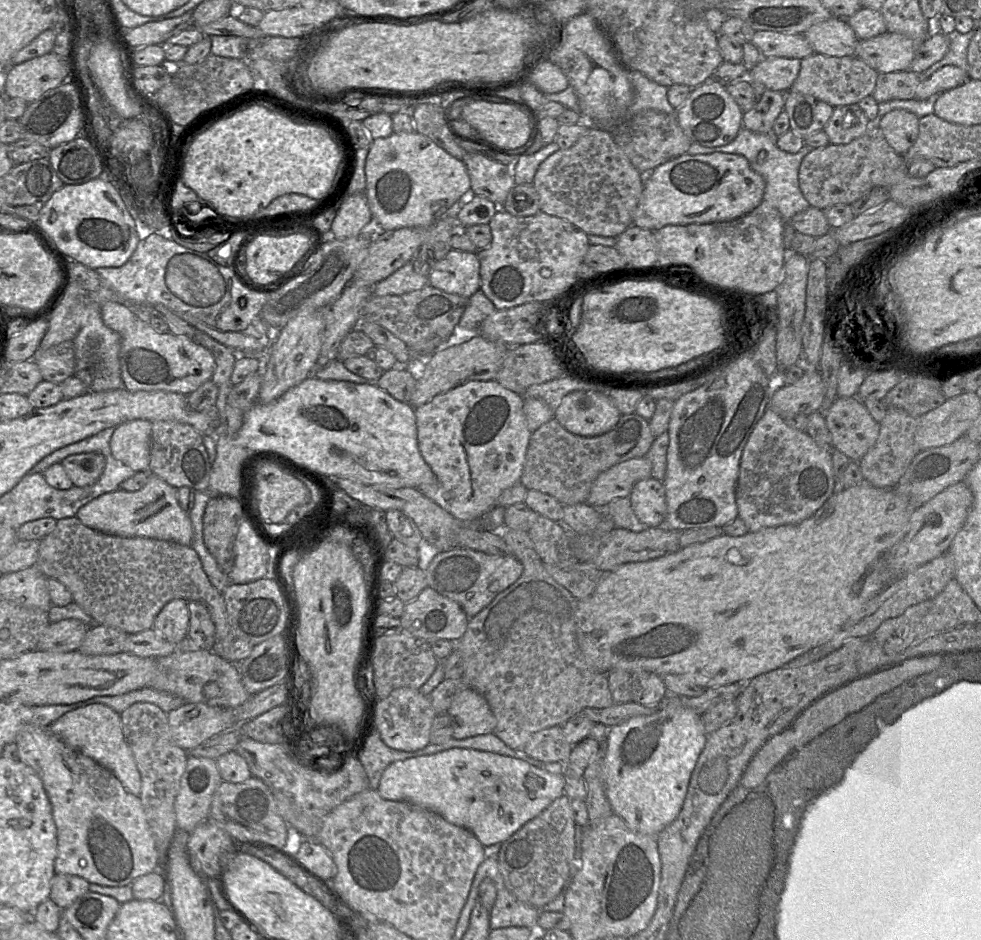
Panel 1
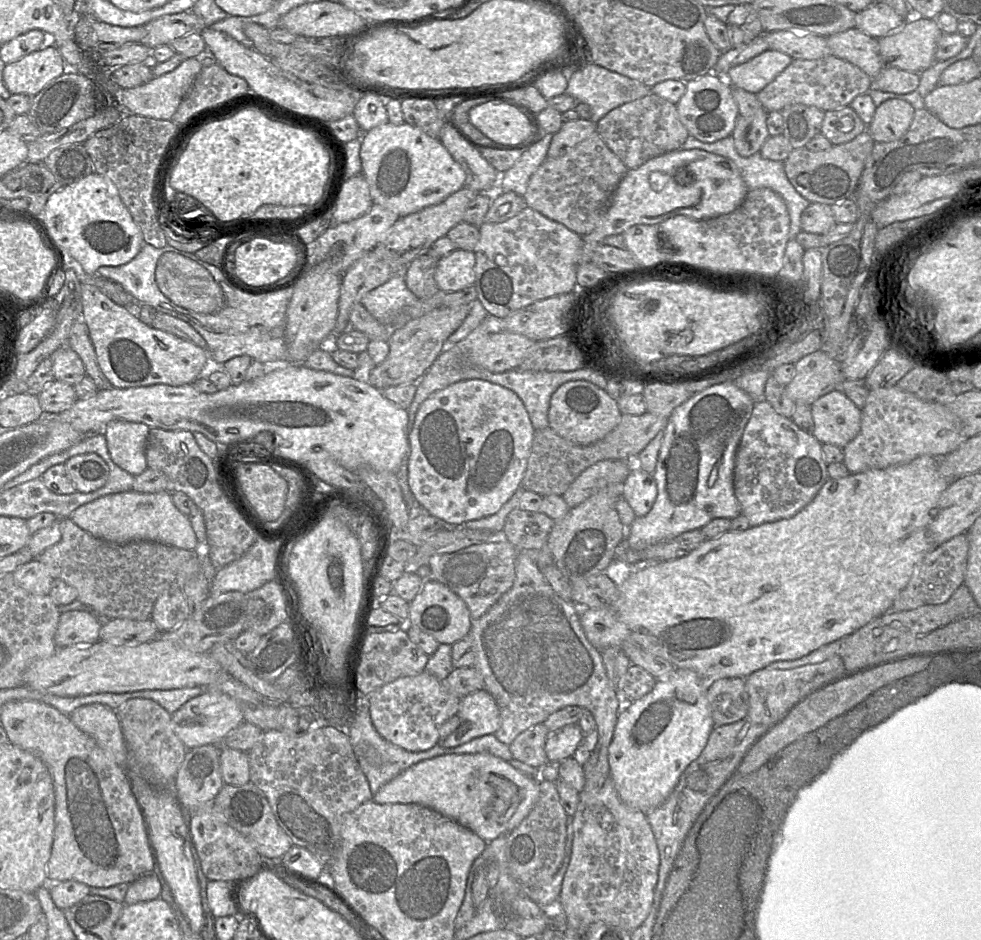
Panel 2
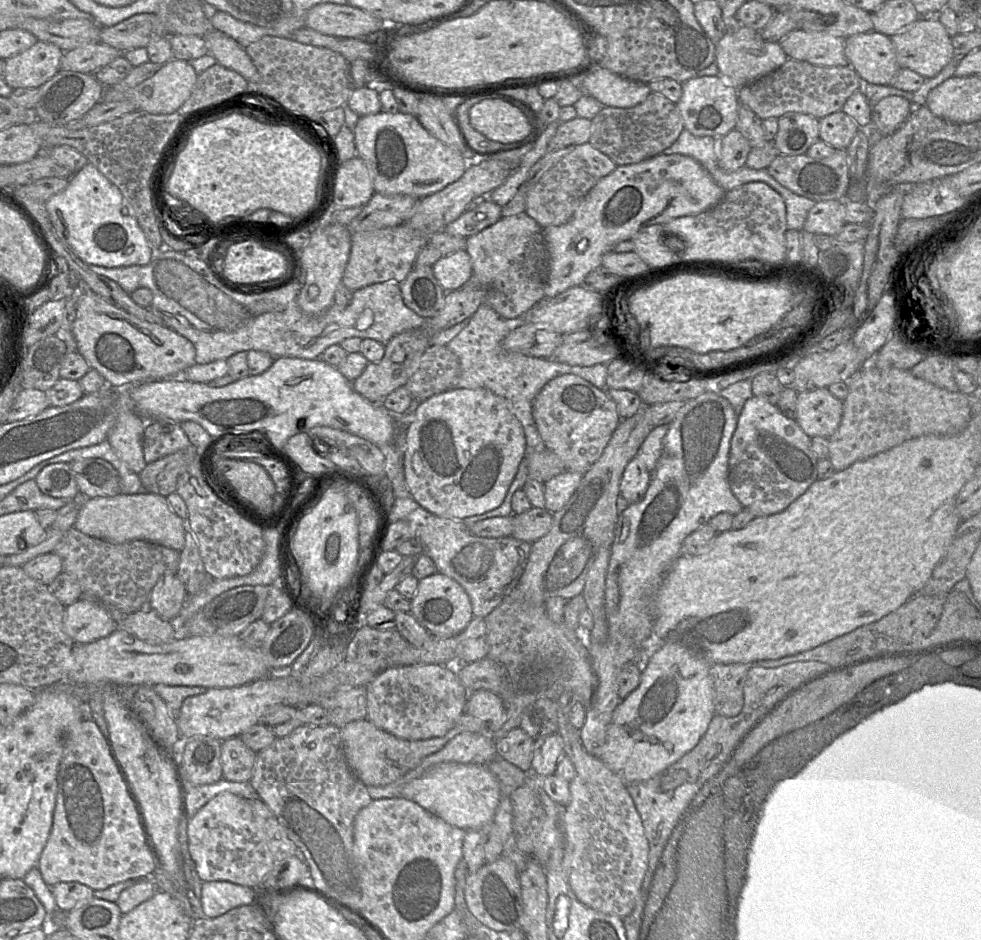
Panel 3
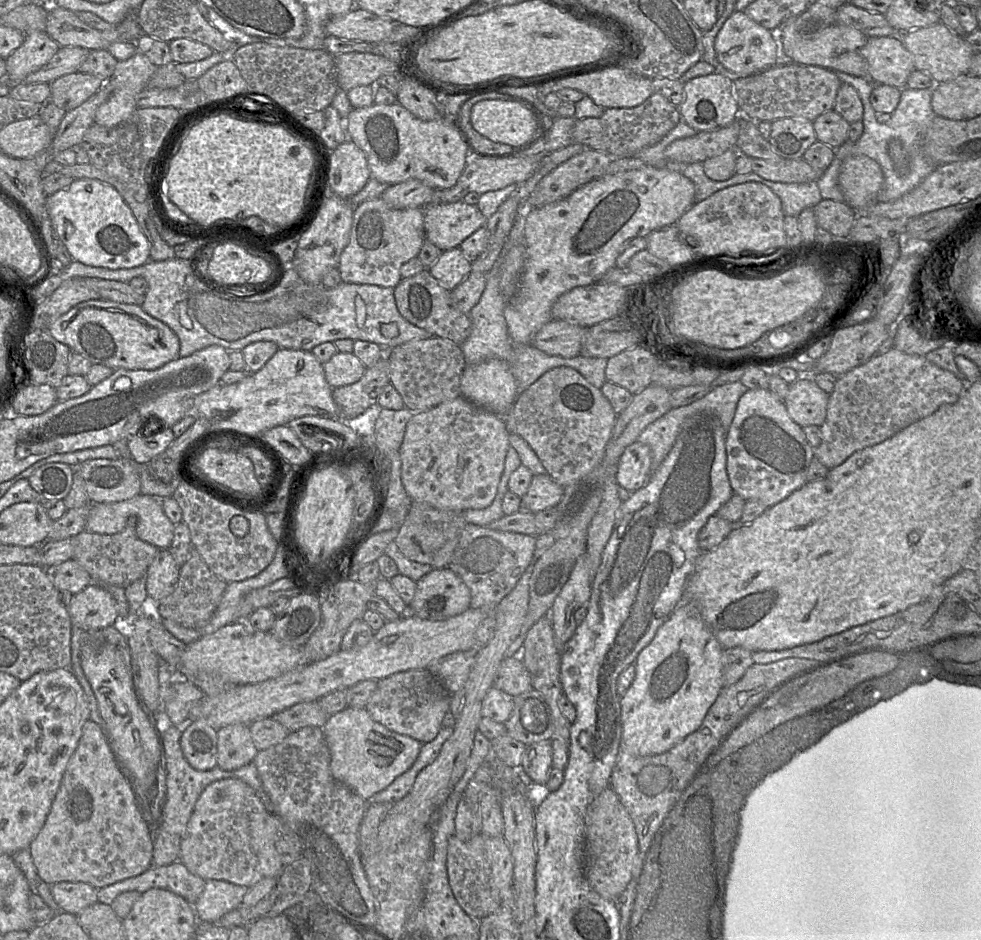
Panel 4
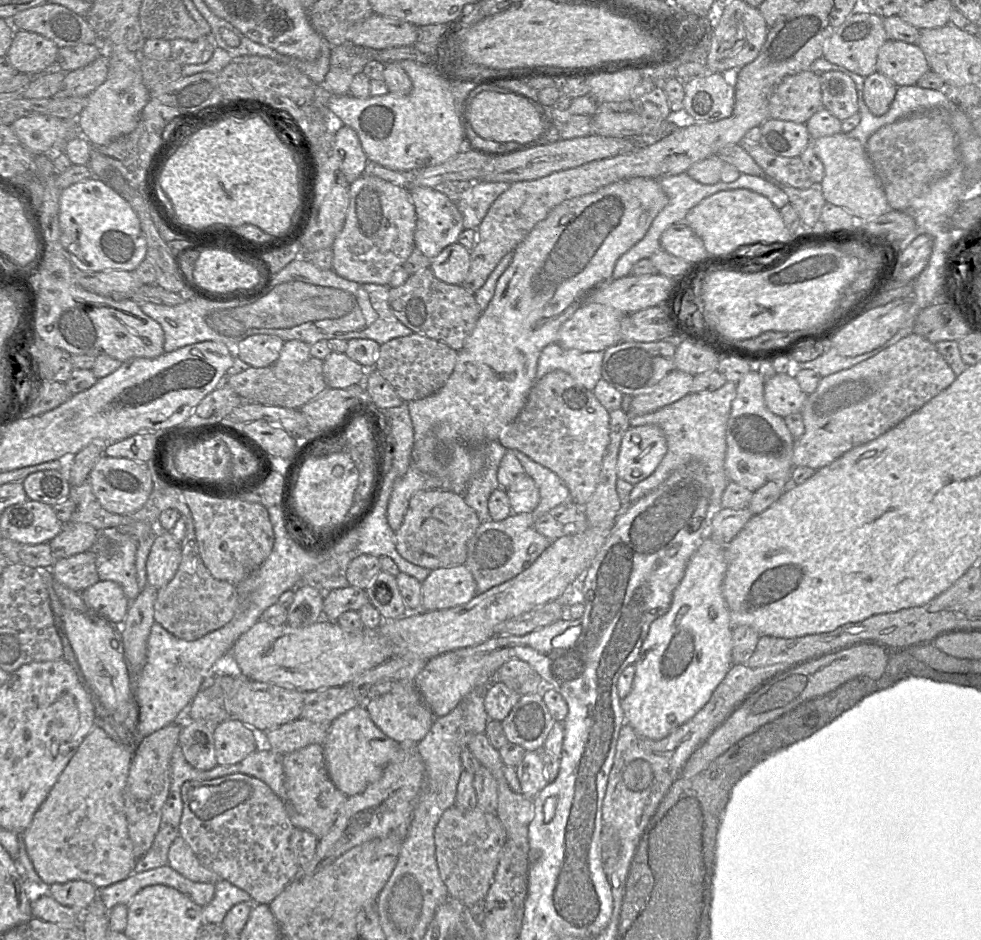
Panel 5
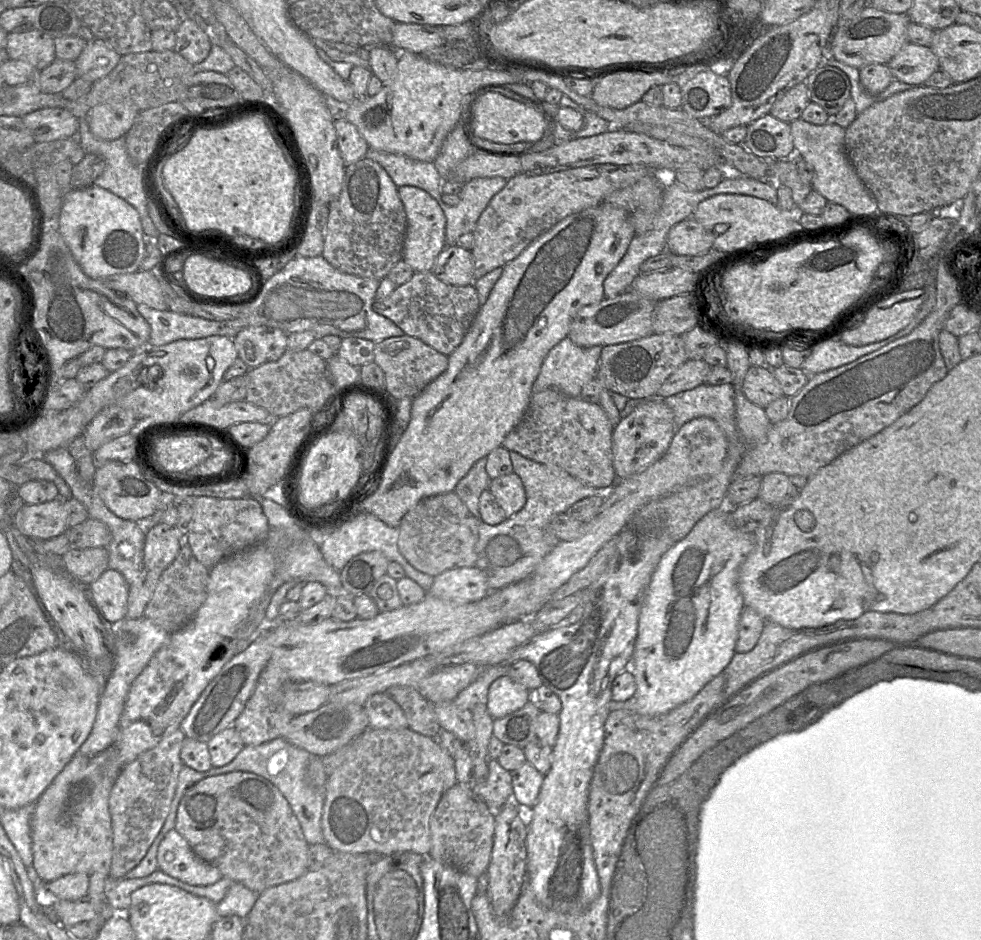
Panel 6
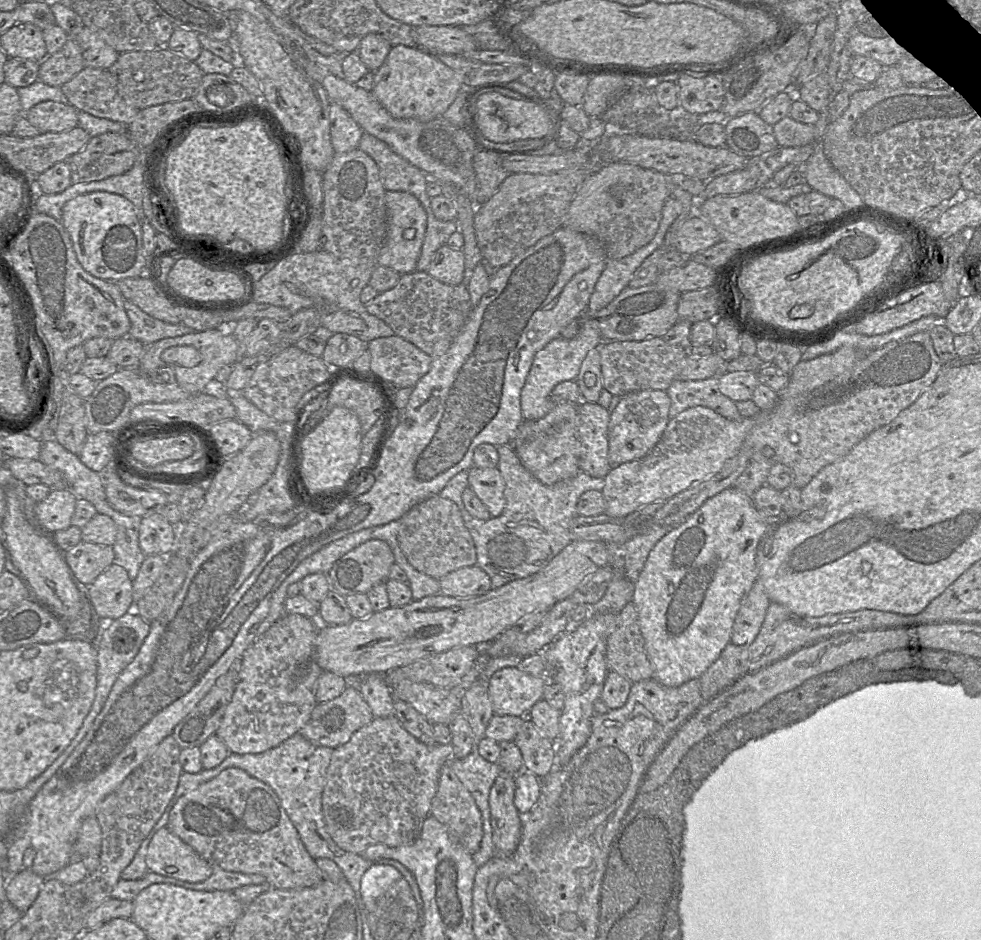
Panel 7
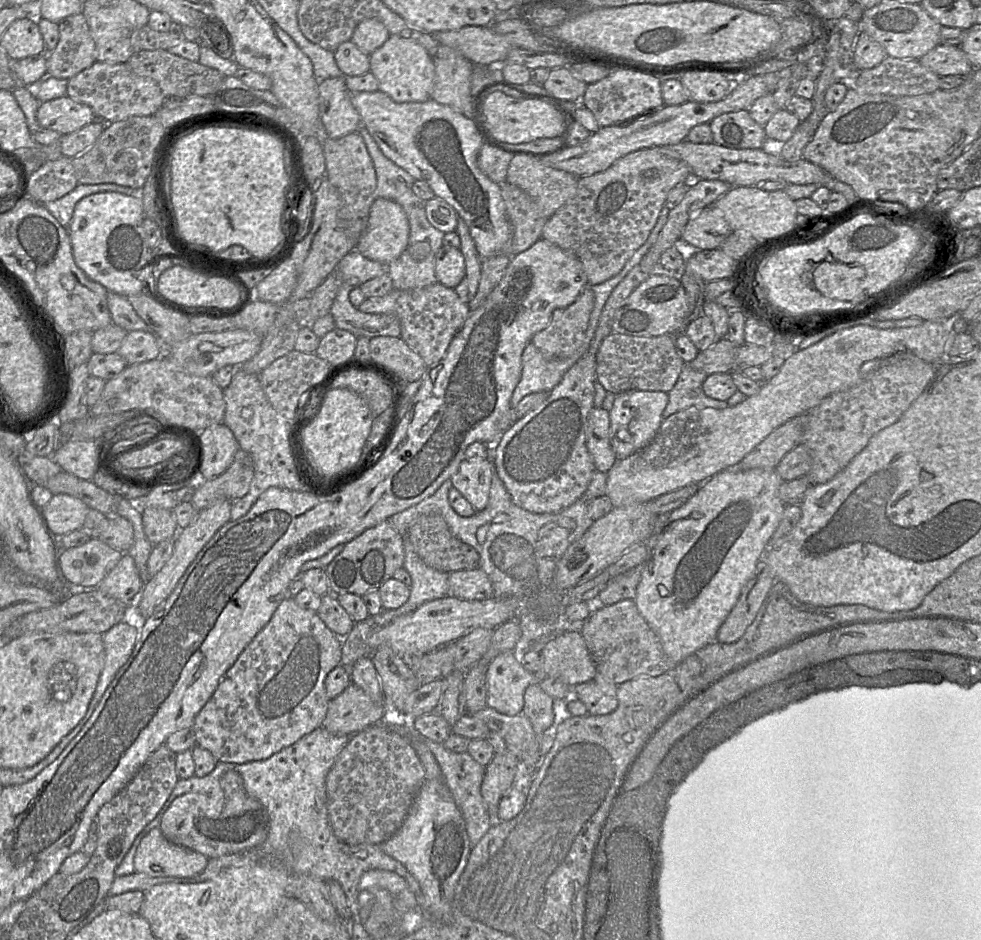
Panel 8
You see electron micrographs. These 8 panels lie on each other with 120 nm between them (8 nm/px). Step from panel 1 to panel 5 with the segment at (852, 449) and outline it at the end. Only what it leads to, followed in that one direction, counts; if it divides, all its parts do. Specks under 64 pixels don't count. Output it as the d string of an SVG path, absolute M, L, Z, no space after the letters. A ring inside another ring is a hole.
M776 373L764 383L764 399L768 409L777 416L801 412L807 399L797 380L788 374Z

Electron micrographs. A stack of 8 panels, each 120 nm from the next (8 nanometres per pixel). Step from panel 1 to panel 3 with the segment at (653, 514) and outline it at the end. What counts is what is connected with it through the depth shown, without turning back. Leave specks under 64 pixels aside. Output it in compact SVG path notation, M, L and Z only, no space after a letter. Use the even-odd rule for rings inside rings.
M635 456L626 466L620 481L620 494L630 503L643 500L651 481L649 471L641 459Z

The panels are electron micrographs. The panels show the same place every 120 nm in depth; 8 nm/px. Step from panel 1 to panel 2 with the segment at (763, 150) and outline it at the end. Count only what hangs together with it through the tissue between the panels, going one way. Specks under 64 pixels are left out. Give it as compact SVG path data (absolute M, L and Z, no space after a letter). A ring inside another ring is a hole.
M688 136L683 145L679 148L680 150L703 150L709 153L716 154L718 156L722 156L724 158L730 159L738 168L748 191L758 189L758 188L769 188L774 192L778 193L782 199L784 200L789 218L790 218L790 226L788 232L789 240L796 239L797 235L802 231L801 229L801 215L802 212L811 204L807 199L801 196L797 190L793 187L793 185L788 180L785 170L784 170L784 162L780 161L772 161L768 159L762 158L759 152L753 154L750 157L742 157L738 154L735 146L734 140L732 136L728 136L721 140L712 143L704 143L692 136Z

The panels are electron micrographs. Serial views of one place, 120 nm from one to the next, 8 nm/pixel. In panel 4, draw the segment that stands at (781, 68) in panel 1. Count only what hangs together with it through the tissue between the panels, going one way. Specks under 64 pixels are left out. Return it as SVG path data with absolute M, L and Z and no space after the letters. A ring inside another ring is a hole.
M734 10L727 18L715 38L714 49L718 61L740 77L759 73L778 63L777 32L761 26L744 11Z

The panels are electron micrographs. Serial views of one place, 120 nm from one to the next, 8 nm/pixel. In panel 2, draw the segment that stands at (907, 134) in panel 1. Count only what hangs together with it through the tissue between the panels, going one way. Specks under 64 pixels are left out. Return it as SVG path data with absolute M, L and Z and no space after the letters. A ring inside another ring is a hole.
M886 100L876 108L866 131L875 142L896 141L909 130L914 113L914 107L904 100Z

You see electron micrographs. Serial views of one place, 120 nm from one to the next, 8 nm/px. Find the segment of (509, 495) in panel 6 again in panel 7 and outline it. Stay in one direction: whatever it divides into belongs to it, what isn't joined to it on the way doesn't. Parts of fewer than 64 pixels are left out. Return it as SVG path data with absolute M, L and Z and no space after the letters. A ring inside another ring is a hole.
M473 465L468 470L468 482L468 488L475 492L492 517L497 517L503 512L505 483L498 468L480 468Z

